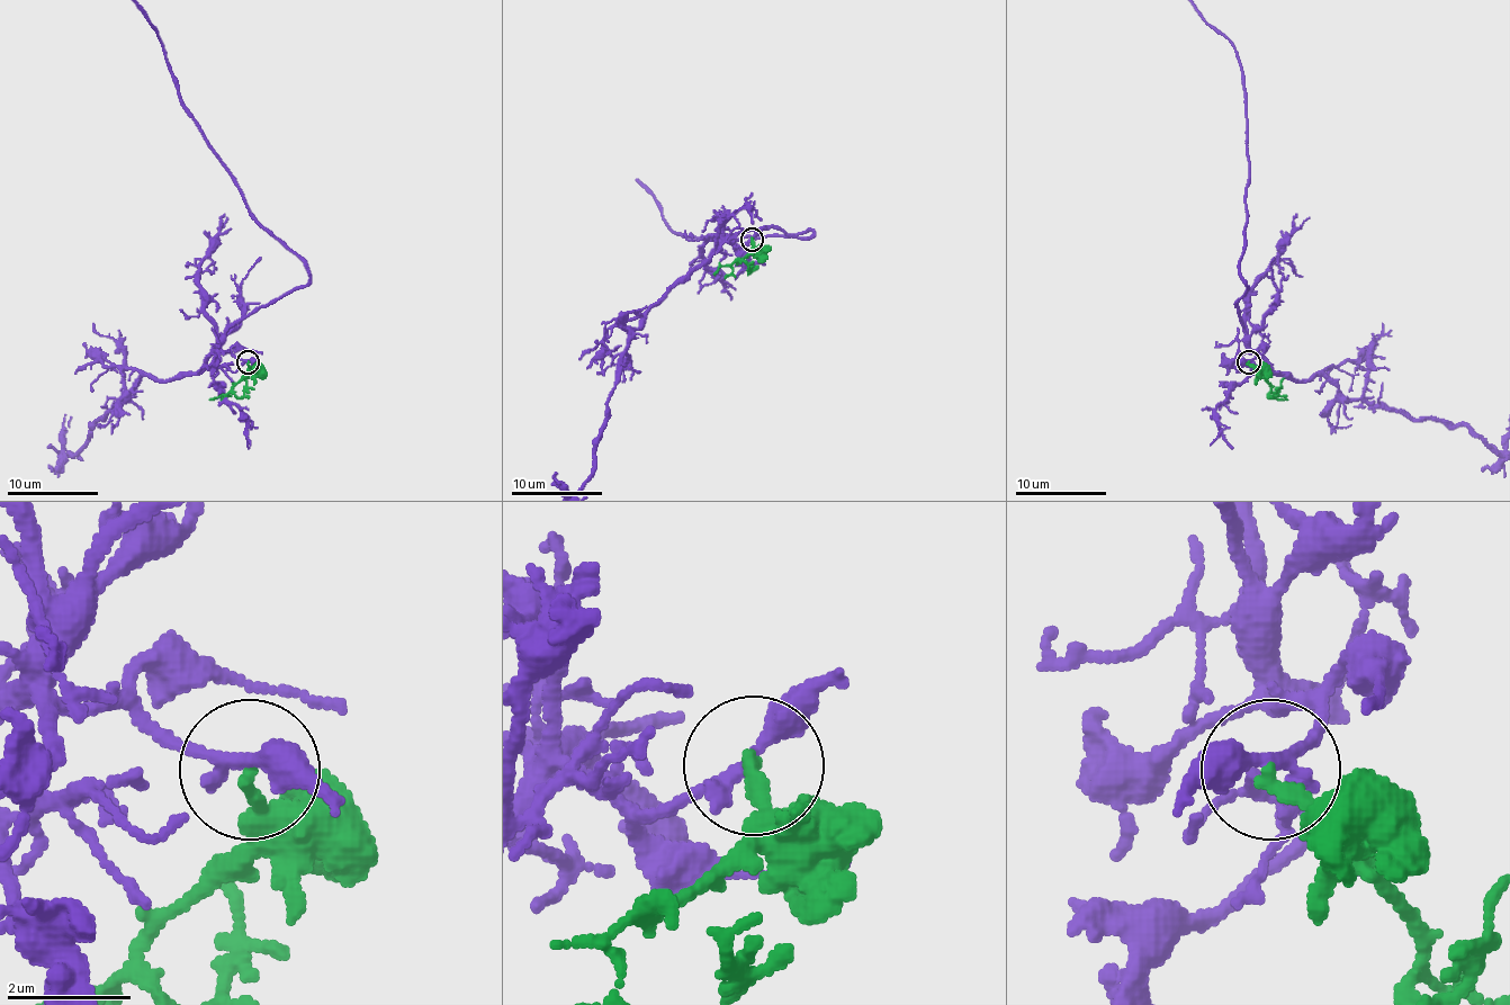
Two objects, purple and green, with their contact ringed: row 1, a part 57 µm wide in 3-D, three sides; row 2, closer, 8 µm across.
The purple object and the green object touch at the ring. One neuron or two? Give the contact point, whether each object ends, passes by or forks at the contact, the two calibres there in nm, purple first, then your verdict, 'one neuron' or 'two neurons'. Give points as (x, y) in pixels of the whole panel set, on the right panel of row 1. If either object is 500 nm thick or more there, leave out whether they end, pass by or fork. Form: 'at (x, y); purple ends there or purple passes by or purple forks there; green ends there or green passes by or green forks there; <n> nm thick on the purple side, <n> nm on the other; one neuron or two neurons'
at (1249, 361); purple passes by; green ends there; 280 nm thick on the purple side, 240 nm on the other; two neurons

